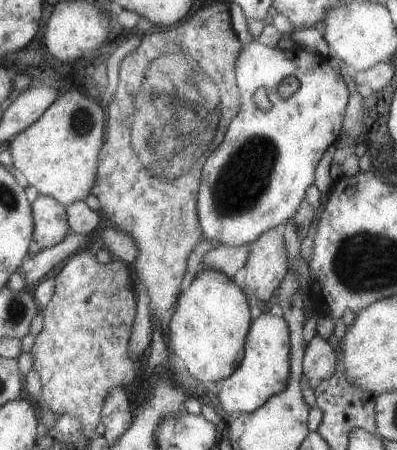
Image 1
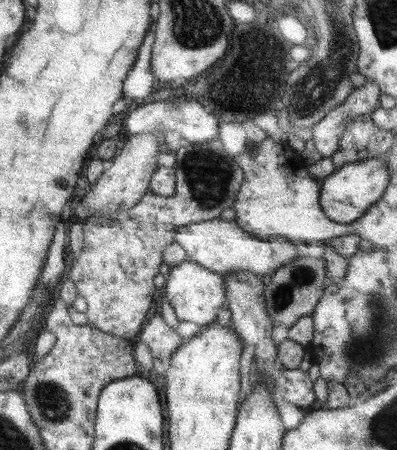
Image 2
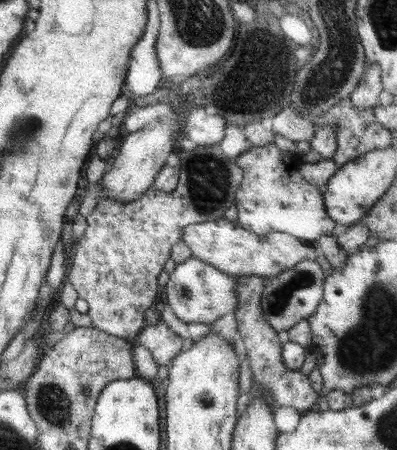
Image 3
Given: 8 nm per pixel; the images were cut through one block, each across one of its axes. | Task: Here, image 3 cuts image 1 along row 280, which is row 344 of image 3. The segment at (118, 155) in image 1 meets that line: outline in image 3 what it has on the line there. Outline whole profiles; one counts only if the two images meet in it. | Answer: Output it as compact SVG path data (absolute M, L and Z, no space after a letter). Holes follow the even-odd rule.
M161 318L157 324L147 326L143 334L139 334L139 344L149 348L155 362L165 368L171 368L175 358L179 358L179 354L183 354L189 346L189 342L175 334Z

